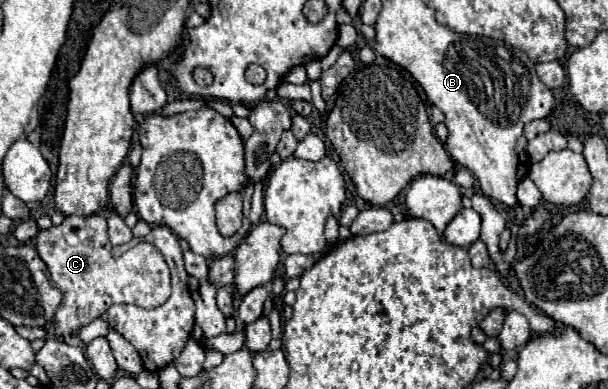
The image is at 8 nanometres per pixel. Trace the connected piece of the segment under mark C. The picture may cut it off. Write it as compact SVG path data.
M99 214L87 218L67 216L63 224L41 230L35 248L45 260L51 280L63 292L63 300L51 320L57 338L79 334L83 326L103 316L111 304L157 308L171 296L171 274L163 254L153 248L153 244L141 242L119 260L114 259L107 236L107 220Z

